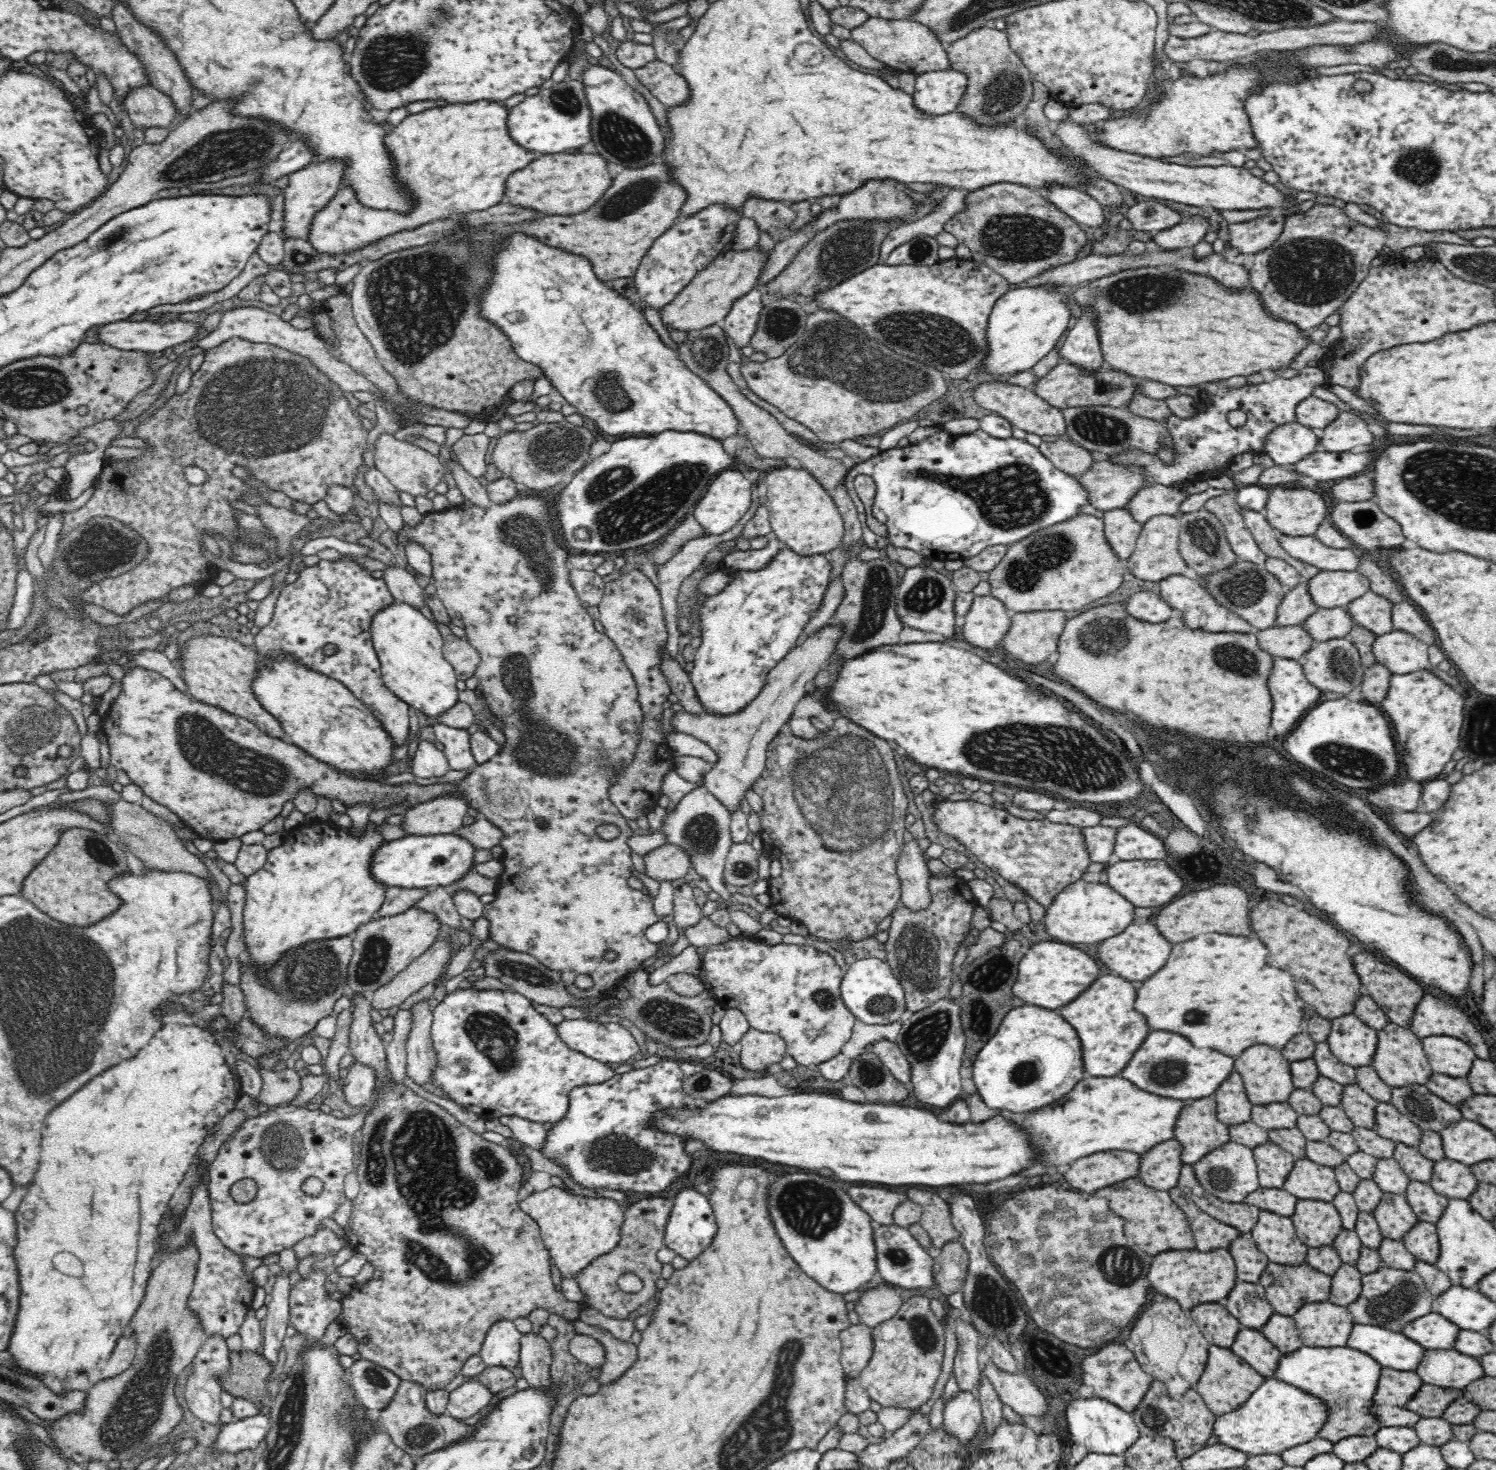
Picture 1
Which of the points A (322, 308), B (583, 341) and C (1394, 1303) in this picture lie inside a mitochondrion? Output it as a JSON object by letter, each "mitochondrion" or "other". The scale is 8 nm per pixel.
{"A":"other","B":"mitochondrion","C":"mitochondrion"}

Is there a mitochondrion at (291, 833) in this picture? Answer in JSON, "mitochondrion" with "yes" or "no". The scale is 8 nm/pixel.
{"mitochondrion":"no"}

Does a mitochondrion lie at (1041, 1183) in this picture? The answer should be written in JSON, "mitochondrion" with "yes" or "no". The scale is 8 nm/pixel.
{"mitochondrion":"no"}

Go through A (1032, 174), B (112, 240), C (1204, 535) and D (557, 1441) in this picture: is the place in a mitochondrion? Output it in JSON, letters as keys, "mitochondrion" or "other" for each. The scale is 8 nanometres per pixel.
{"A":"other","B":"mitochondrion","C":"mitochondrion","D":"other"}

